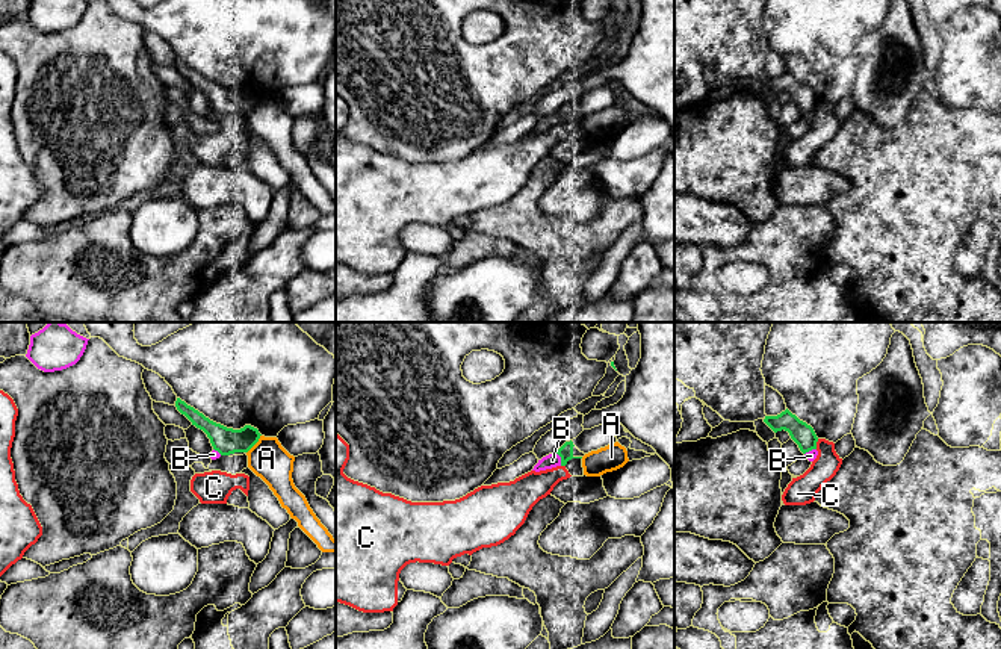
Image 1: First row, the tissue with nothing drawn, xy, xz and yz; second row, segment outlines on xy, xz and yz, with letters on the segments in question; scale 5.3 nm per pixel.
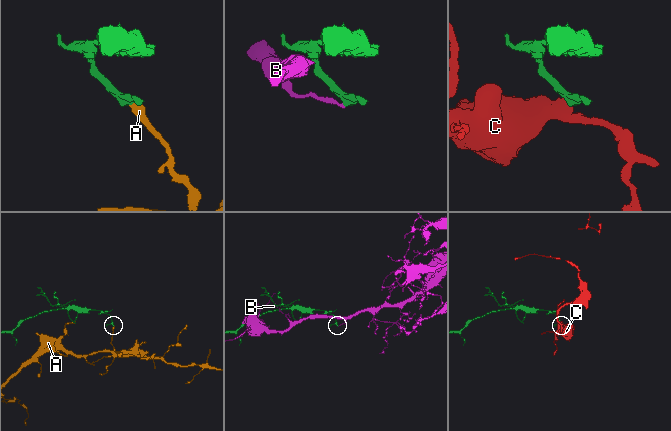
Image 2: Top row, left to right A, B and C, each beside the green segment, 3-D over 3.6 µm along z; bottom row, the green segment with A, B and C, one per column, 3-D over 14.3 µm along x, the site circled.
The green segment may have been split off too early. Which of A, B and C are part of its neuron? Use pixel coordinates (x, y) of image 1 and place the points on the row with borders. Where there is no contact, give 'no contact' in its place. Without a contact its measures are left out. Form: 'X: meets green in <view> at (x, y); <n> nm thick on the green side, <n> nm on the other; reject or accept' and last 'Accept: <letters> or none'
A: meets green in xy at (256, 442); 140 nm thick on the green side, 200 nm on the other; reject
B: meets green in xz at (561, 459); 80 nm thick on the green side, 80 nm on the other; reject
C: meets green in yz at (815, 444); 120 nm thick on the green side, 150 nm on the other; reject
Accept: none

